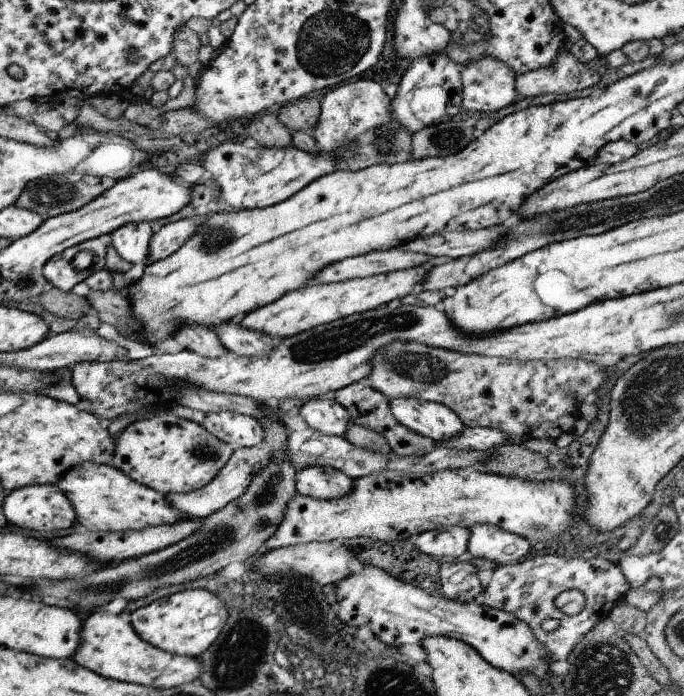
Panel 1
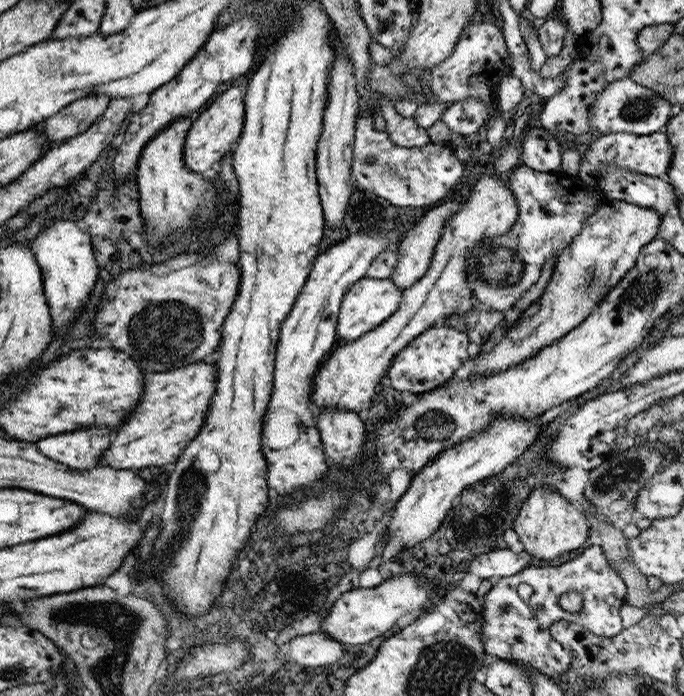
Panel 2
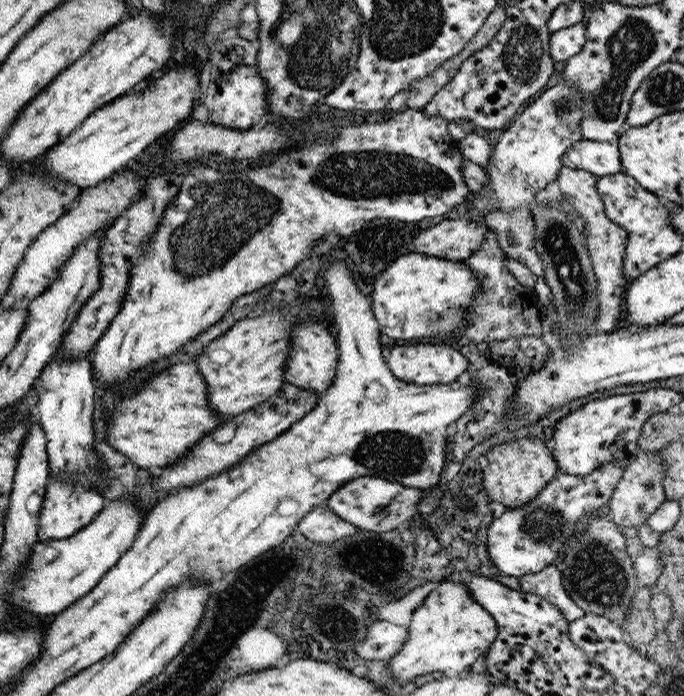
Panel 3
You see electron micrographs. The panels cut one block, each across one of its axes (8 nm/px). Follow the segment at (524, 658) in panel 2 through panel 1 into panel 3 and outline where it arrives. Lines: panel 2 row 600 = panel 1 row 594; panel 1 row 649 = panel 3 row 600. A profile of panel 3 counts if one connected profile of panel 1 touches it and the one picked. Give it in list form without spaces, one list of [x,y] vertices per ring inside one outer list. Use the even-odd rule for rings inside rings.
[[[549,565],[536,574],[527,574],[518,578],[519,590],[543,598],[559,610],[565,622],[570,623],[587,613],[575,605],[562,585],[562,575],[556,566]]]

